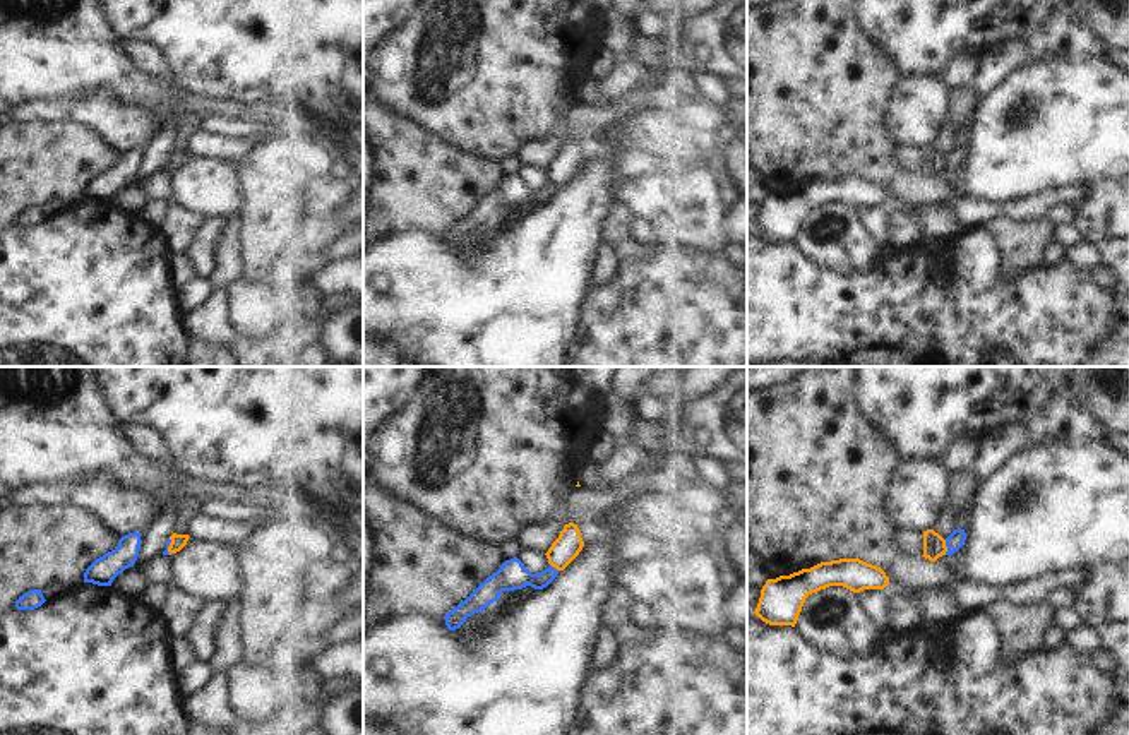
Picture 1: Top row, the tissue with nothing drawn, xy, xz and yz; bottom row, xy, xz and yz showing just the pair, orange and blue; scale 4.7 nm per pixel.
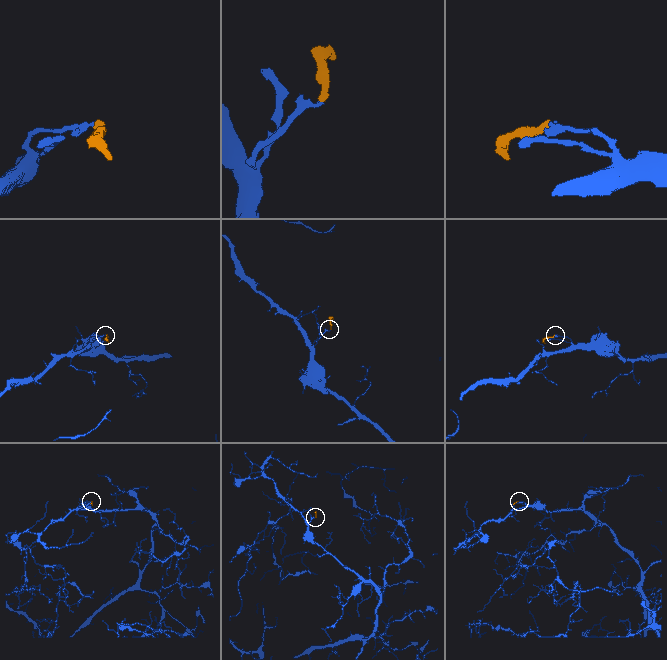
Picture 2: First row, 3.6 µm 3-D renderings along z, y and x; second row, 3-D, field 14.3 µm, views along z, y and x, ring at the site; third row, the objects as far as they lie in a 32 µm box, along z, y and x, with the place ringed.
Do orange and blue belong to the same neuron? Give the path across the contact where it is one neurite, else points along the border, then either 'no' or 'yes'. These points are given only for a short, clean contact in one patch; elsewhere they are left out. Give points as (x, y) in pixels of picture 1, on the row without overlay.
border along yz (944, 156), (946, 170); no

